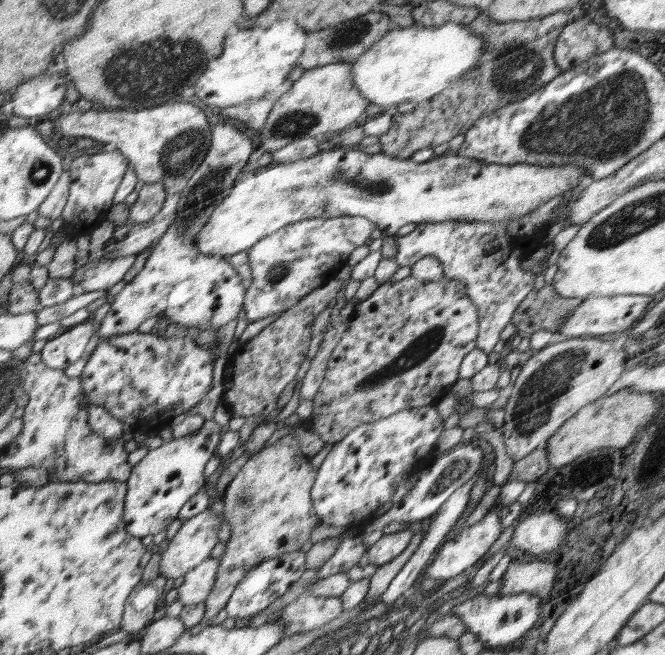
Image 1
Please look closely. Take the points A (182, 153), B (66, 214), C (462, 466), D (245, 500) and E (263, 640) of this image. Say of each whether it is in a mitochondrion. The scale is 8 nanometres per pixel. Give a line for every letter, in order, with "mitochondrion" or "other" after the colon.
A: mitochondrion
B: other
C: mitochondrion
D: mitochondrion
E: other

